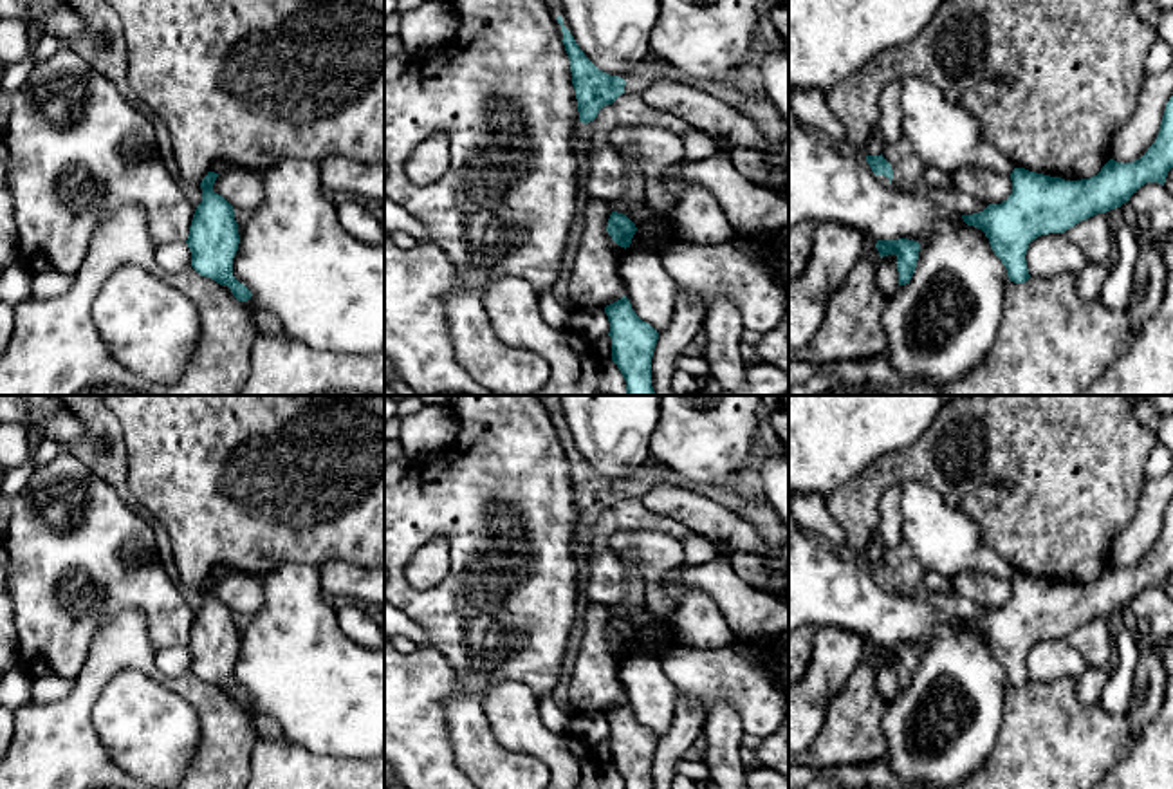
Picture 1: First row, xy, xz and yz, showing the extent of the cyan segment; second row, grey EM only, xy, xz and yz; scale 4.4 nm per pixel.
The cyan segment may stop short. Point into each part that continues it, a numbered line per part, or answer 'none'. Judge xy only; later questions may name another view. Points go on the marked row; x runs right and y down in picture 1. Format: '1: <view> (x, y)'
none

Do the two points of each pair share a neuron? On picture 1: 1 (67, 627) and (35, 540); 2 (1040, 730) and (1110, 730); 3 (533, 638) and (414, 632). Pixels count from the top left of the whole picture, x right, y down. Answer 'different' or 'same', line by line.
1: same
2: same
3: different

